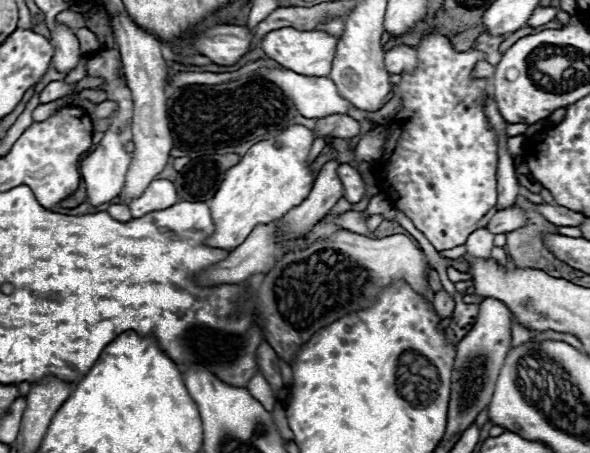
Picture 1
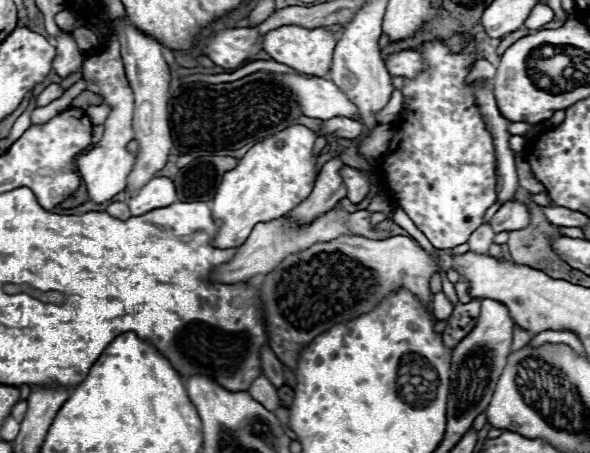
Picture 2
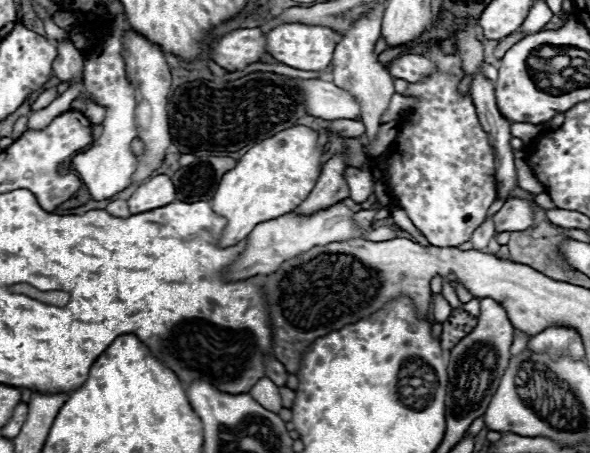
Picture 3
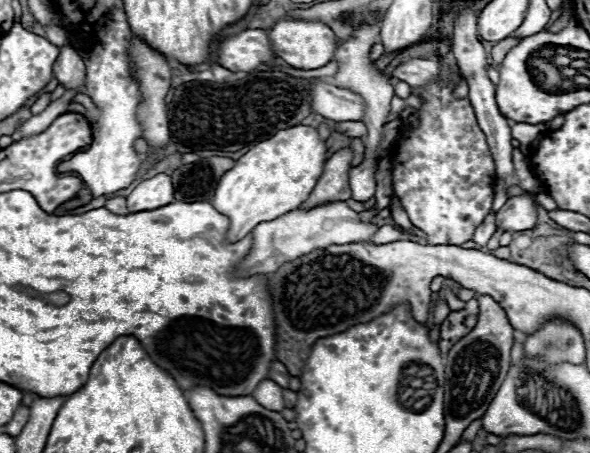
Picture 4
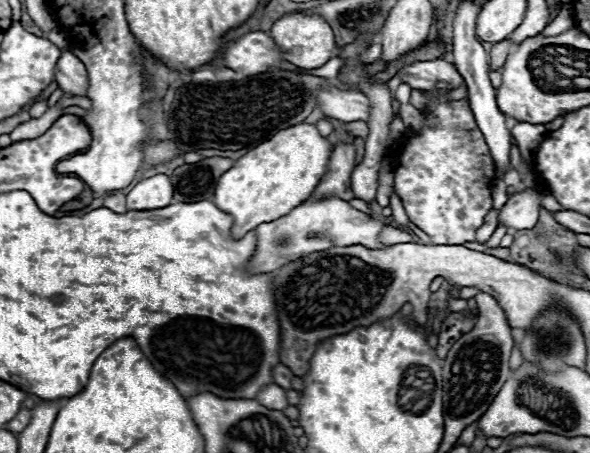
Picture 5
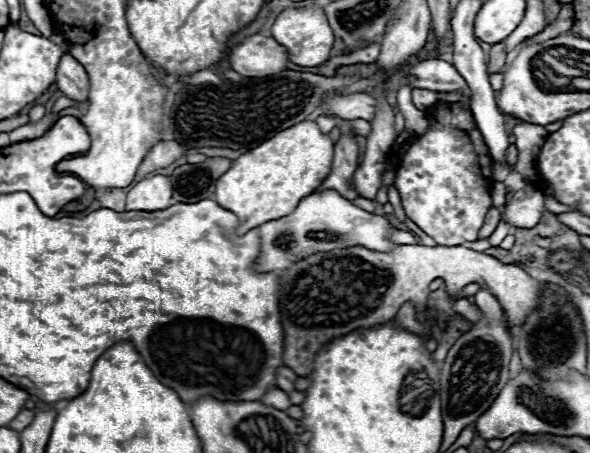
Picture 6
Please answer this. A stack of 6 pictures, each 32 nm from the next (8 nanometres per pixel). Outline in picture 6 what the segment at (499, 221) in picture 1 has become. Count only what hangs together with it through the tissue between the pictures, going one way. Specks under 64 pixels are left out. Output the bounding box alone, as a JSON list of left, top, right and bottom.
[502,186,544,228]

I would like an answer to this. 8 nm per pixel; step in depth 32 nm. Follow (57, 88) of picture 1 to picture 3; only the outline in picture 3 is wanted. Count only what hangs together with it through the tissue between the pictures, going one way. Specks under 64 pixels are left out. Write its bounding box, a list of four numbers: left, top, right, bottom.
[32,86,58,110]

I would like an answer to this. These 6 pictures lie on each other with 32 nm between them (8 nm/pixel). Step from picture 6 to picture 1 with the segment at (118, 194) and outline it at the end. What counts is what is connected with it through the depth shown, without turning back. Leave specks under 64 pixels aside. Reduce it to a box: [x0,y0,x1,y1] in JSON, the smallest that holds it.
[108,204,132,222]

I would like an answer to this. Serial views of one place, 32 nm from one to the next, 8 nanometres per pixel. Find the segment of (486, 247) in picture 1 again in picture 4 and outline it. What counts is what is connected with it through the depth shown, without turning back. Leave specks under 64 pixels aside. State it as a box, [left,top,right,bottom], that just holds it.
[472,214,496,246]

